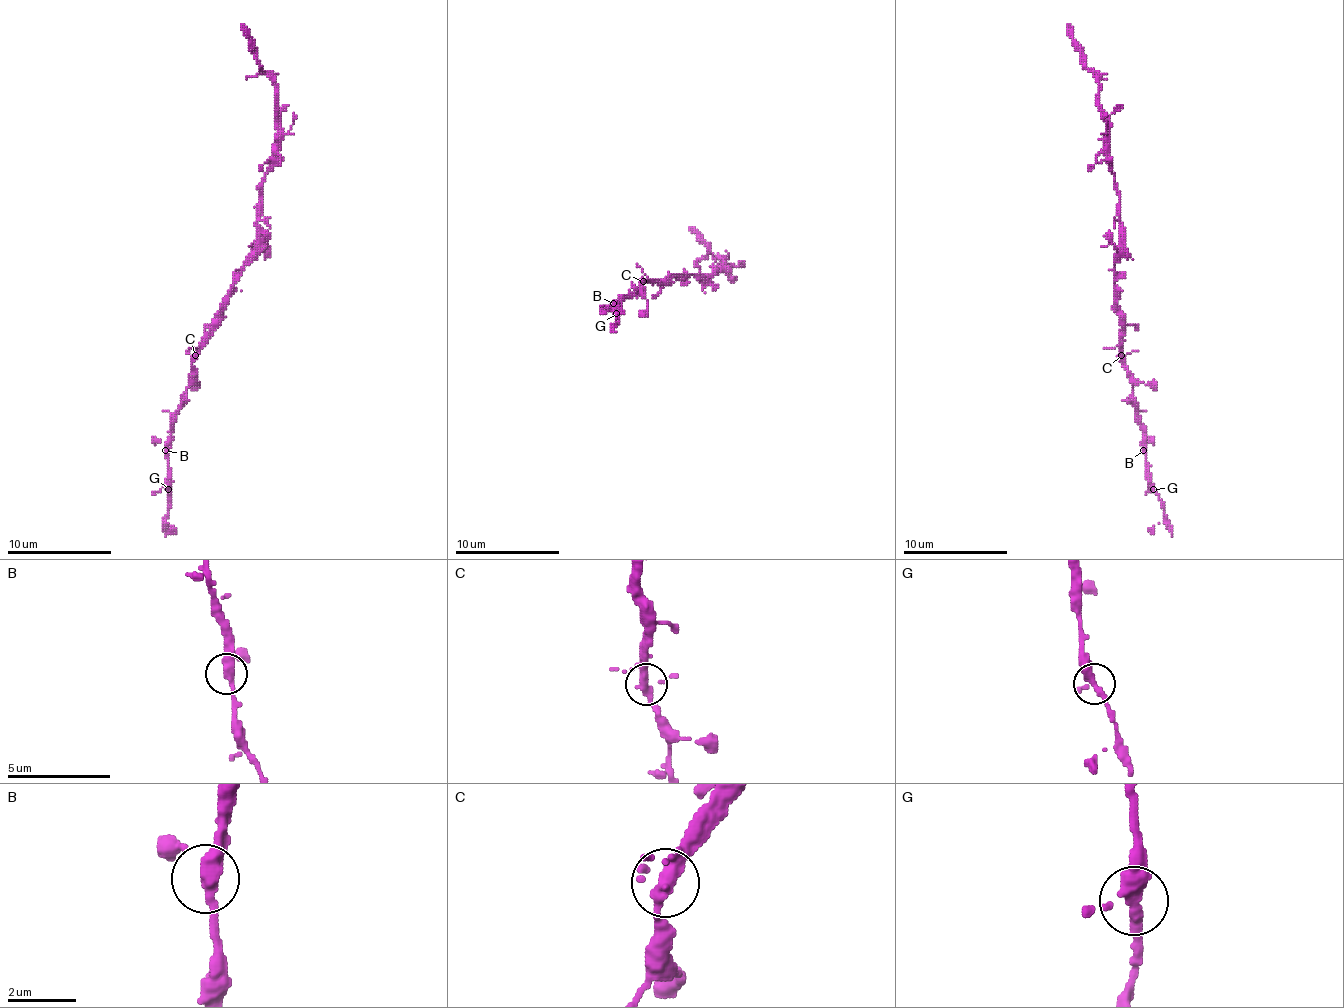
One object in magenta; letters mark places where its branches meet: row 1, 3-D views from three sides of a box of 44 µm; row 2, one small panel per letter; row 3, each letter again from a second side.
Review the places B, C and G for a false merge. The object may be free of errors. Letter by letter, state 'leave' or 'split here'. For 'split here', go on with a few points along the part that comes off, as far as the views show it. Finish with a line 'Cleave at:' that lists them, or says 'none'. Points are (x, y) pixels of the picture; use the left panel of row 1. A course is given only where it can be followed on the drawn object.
B: leave
C: leave
G: leave
Cleave at: none

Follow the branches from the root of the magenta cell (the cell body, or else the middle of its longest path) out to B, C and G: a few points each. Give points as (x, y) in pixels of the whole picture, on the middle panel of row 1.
B: (681, 274), (668, 282), (642, 282), (637, 293), (621, 303), (613, 303)
C: (681, 274), (668, 282), (642, 282)
G: (681, 274), (668, 282), (642, 282), (637, 293), (616, 306), (616, 313)

